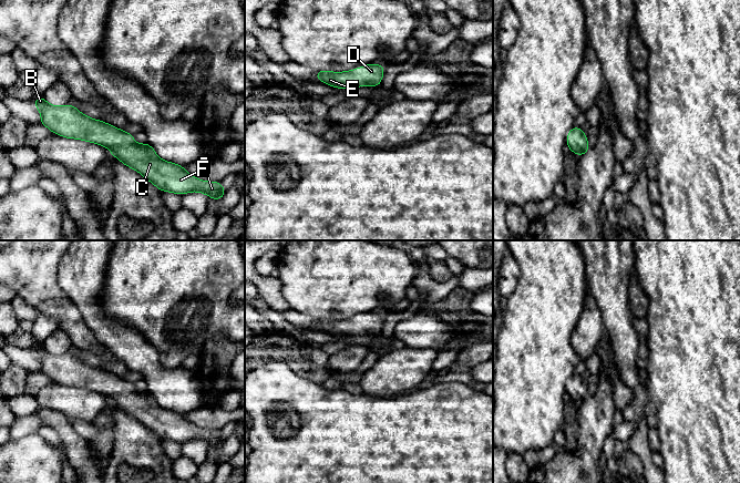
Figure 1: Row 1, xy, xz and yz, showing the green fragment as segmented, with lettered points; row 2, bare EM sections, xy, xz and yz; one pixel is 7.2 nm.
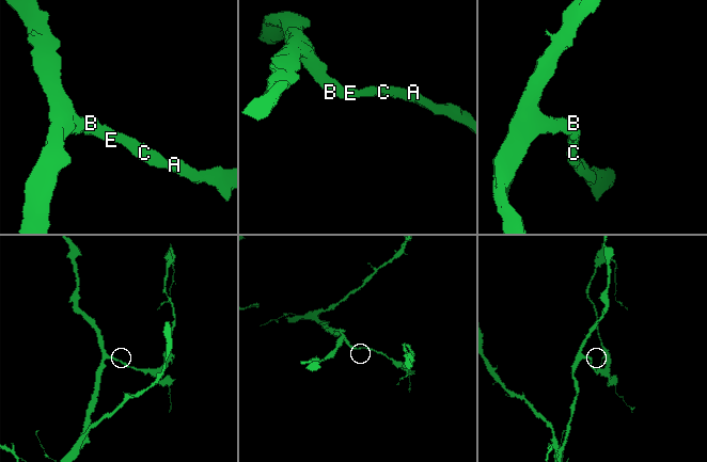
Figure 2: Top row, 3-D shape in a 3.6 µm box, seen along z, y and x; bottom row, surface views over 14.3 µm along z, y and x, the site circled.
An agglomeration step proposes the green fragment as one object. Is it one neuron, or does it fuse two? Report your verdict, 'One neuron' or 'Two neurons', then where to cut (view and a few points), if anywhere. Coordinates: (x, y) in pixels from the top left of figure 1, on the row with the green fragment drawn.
One neuron. No split

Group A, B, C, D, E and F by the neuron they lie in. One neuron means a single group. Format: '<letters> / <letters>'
A B C D E F

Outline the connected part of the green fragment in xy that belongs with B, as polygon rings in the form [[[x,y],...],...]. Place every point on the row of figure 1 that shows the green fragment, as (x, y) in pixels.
[[[43,96],[32,100],[32,102],[41,114],[40,124],[45,125],[51,132],[66,138],[83,140],[107,147],[112,156],[119,158],[127,167],[138,172],[162,192],[171,192],[182,196],[189,192],[201,192],[203,195],[207,194],[209,198],[217,201],[225,195],[226,191],[220,182],[206,182],[196,178],[188,174],[184,166],[160,158],[148,143],[136,144],[132,134],[103,121],[90,119],[69,103],[62,106],[54,106],[49,104]]]

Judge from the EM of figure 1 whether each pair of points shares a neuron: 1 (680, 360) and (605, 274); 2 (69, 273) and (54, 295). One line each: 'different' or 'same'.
1: different
2: different

